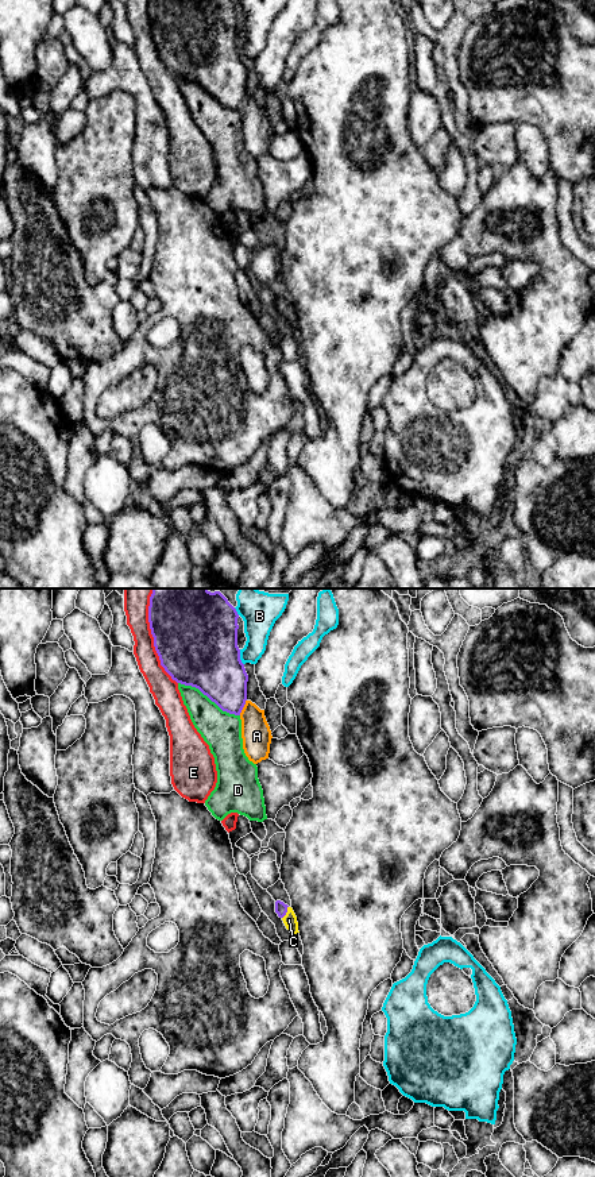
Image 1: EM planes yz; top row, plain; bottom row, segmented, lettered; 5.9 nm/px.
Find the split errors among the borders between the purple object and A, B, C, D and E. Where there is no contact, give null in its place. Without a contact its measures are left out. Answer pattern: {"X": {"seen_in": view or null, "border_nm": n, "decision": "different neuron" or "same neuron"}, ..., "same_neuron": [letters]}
{"A": {"seen_in": "yz", "border_nm": 100, "decision": "different neuron"}, "B": {"seen_in": "yz", "border_nm": 100, "decision": "different neuron"}, "C": {"seen_in": "yz", "border_nm": 90, "decision": "same neuron"}, "D": {"seen_in": "yz", "border_nm": 420, "decision": "different neuron"}, "E": {"seen_in": "yz", "border_nm": 600, "decision": "different neuron"}, "same_neuron": ["C"]}

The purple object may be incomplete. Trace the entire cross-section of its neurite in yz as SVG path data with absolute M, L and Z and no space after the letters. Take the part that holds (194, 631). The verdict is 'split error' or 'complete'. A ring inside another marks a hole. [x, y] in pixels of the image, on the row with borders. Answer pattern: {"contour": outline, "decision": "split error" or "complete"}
{"contour": "M152 588L148 622L161 665L177 683L198 688L223 711L240 715L247 701L248 675L237 647L236 609L208 588Z", "decision": "complete"}

